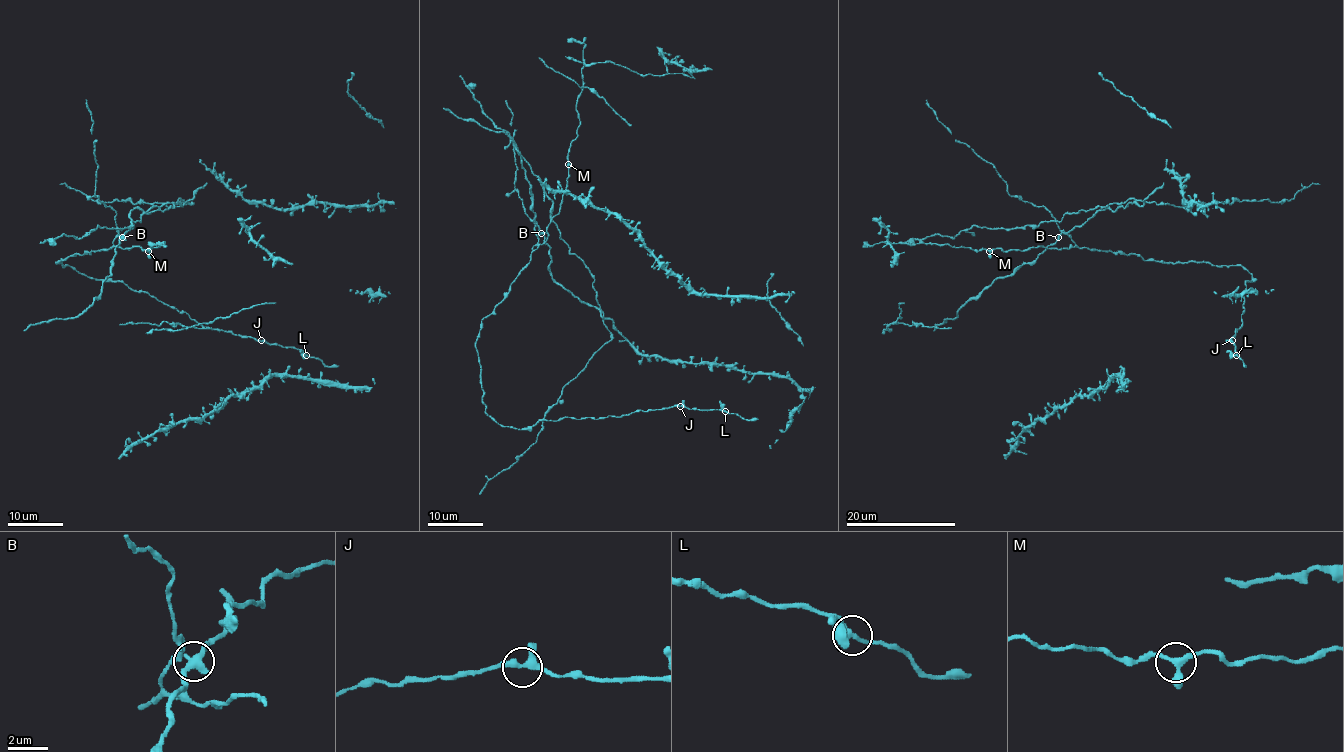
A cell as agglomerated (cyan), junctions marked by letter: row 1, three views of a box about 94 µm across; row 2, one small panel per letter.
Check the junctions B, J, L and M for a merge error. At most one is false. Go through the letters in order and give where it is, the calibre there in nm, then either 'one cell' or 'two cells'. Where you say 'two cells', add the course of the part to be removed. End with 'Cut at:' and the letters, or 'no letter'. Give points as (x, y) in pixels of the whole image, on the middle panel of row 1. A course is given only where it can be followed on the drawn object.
B: place (541, 233); calibre 280 nm; two cells; course (542, 232), (554, 279), (599, 308), (594, 276), (559, 235), (542, 182), (461, 75)
J: place (680, 406); calibre 300 nm; one cell
L: place (725, 411); calibre 240 nm; one cell
M: place (568, 164); calibre 280 nm; one cell
Cut at: B

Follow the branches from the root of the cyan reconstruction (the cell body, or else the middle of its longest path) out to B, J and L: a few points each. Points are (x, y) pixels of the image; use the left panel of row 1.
B: (58, 263), (74, 254), (84, 255), (91, 251), (108, 249), (119, 232), (122, 237)
J: (58, 263), (73, 266), (80, 273), (97, 280), (119, 281), (134, 291), (148, 292), (204, 326), (261, 340)
L: (58, 263), (97, 280), (119, 281), (134, 291), (148, 292), (204, 326), (295, 347), (306, 355)

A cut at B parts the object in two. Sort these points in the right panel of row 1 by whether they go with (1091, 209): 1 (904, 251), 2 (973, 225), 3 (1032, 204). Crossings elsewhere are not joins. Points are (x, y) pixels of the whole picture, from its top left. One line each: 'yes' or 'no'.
1: no
2: yes
3: no

